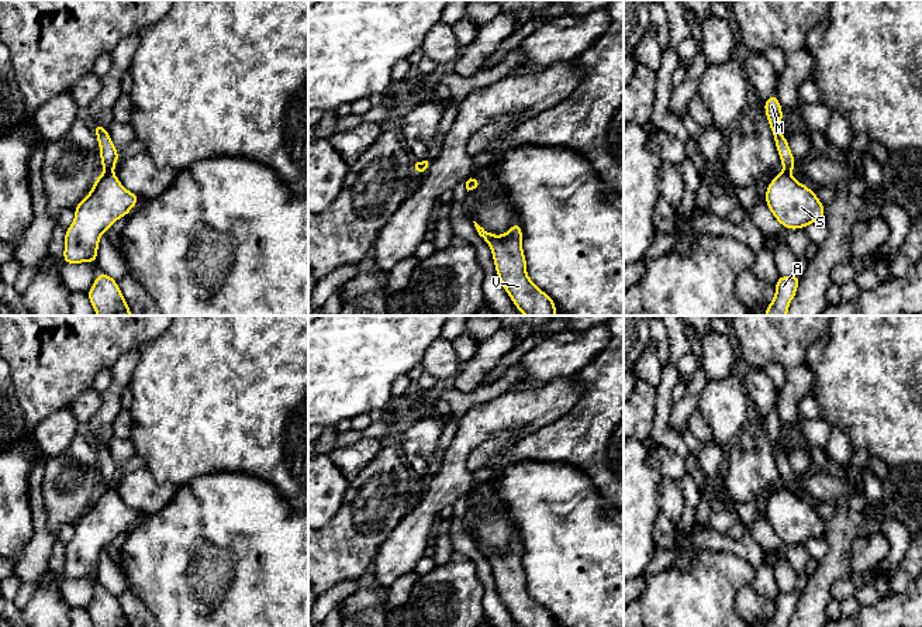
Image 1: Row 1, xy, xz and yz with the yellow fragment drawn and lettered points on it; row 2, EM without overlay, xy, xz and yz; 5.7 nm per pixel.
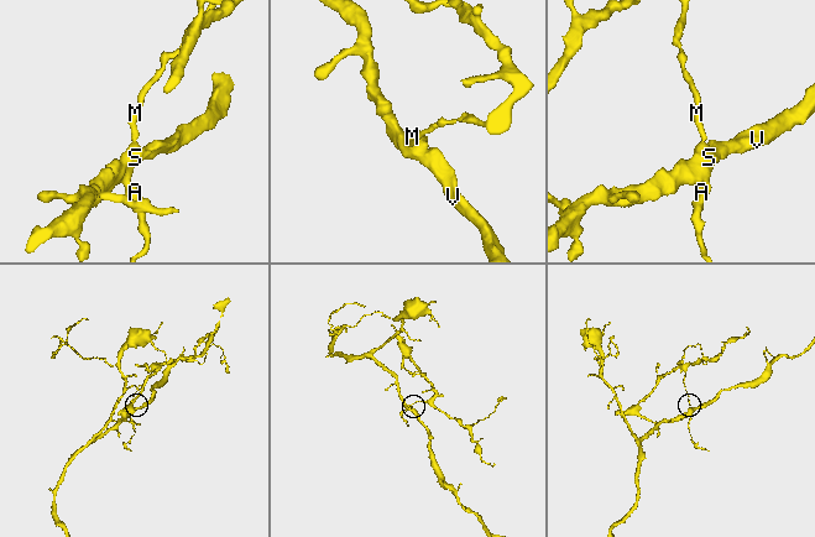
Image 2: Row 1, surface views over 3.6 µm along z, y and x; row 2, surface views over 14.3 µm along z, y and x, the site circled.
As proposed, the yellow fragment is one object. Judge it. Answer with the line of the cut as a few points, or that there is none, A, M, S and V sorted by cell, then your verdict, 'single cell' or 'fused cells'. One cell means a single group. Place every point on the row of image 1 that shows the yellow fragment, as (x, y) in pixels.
xy (109, 169), (111, 171) | A S V / M | fused cells

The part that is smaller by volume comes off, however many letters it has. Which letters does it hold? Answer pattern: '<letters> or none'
M

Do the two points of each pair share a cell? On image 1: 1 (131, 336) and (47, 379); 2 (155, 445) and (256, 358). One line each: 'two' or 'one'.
1: one
2: one

